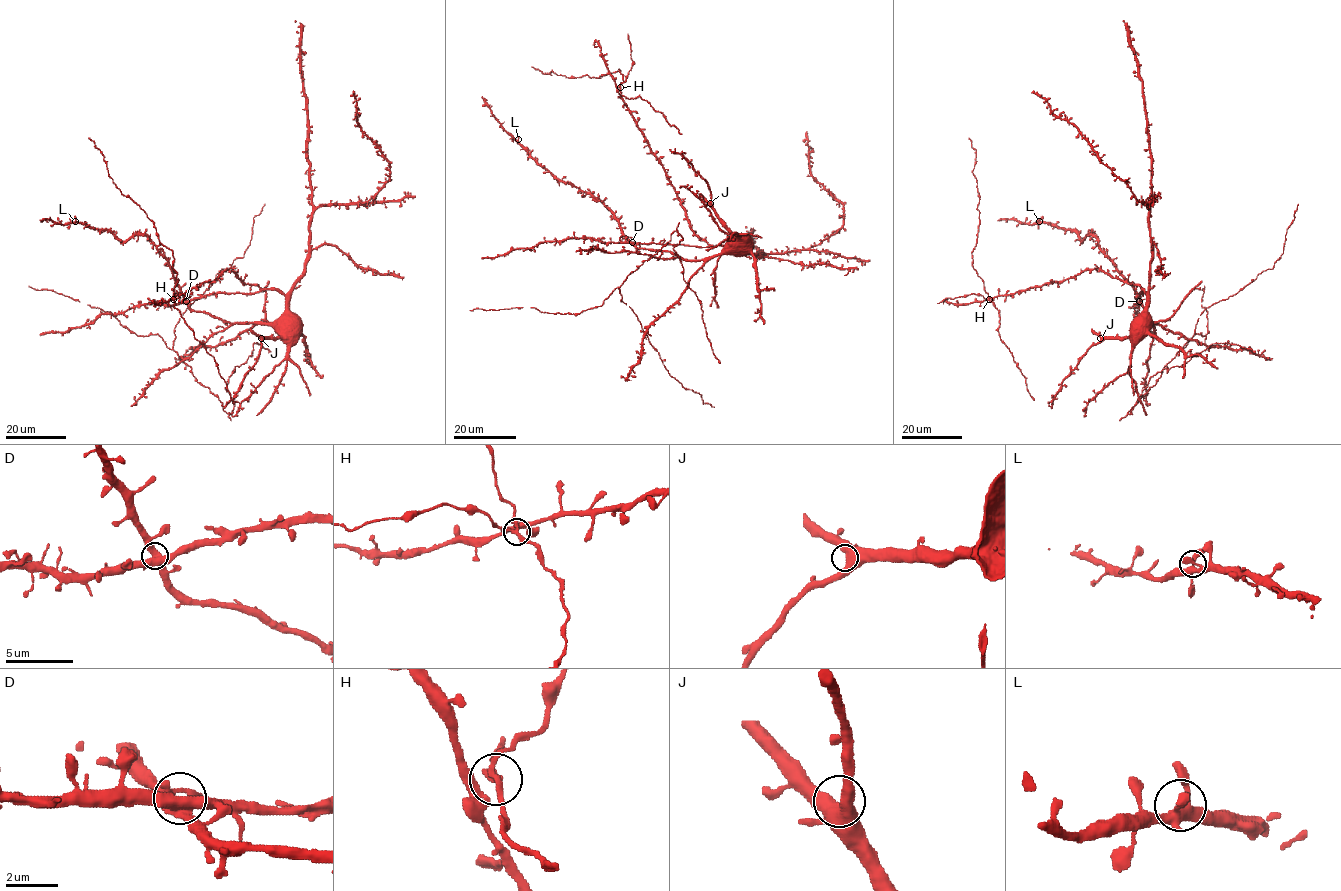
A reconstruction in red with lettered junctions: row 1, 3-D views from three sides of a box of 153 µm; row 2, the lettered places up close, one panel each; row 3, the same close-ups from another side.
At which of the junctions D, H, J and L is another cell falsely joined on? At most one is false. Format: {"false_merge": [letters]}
{"false_merge": []}

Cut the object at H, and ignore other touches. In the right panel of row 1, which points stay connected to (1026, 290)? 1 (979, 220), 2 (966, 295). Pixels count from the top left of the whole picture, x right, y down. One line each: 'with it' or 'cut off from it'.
1: cut off from it
2: cut off from it

